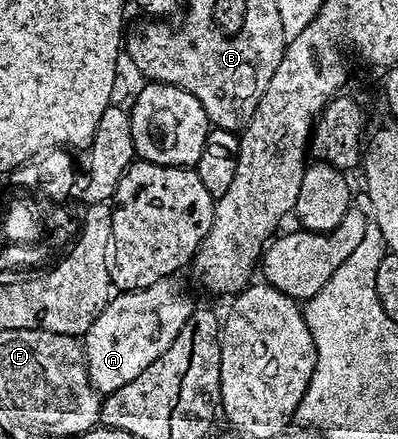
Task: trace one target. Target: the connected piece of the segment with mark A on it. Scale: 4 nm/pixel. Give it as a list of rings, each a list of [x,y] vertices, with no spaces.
[[[163,280],[152,284],[143,290],[127,290],[118,292],[111,297],[110,303],[96,316],[96,320],[84,335],[84,349],[86,352],[86,371],[90,383],[98,389],[98,393],[105,396],[116,392],[116,388],[124,388],[128,380],[136,380],[152,360],[156,360],[176,340],[180,328],[190,319],[196,309],[196,303],[182,291],[178,280]]]

